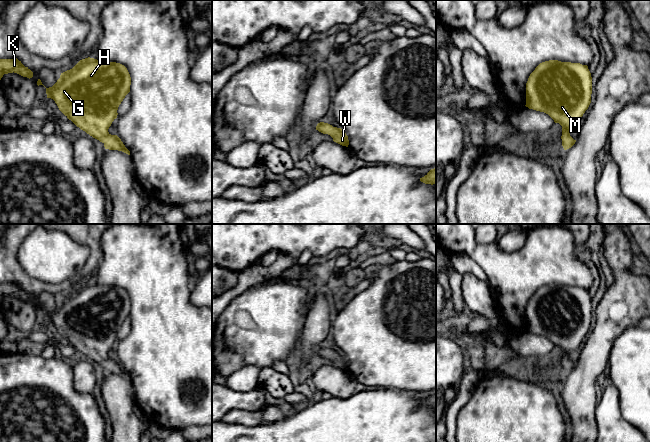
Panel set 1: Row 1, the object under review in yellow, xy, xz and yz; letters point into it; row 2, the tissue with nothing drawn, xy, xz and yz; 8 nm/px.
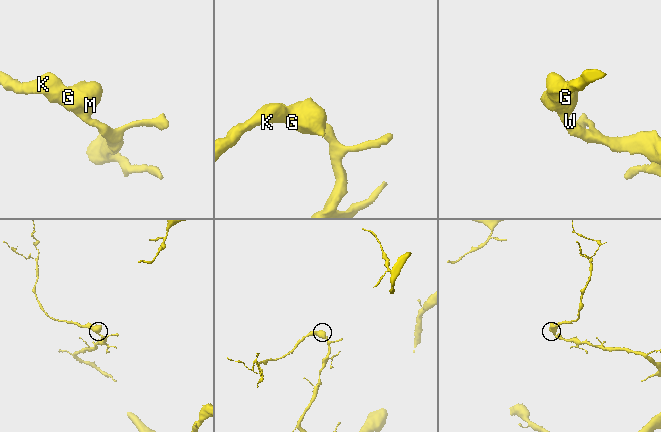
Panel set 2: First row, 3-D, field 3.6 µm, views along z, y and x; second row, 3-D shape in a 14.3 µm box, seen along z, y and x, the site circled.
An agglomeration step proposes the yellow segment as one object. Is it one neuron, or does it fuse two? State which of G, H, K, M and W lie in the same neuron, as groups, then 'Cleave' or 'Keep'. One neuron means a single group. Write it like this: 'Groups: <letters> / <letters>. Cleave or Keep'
Groups: G H K M W. Keep

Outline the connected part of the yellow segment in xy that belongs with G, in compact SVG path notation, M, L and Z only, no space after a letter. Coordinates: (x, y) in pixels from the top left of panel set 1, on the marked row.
M88 57L61 73L57 82L46 88L46 94L69 120L102 142L105 149L130 155L121 139L108 132L130 85L124 65Z

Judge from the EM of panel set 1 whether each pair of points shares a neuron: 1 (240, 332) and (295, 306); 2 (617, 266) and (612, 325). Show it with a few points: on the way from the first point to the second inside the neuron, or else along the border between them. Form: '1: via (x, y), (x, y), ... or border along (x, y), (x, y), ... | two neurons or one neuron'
1: via (254, 329), (262, 325), (281, 308) | one neuron
2: via (620, 281), (620, 307), (617, 310) | one neuron

